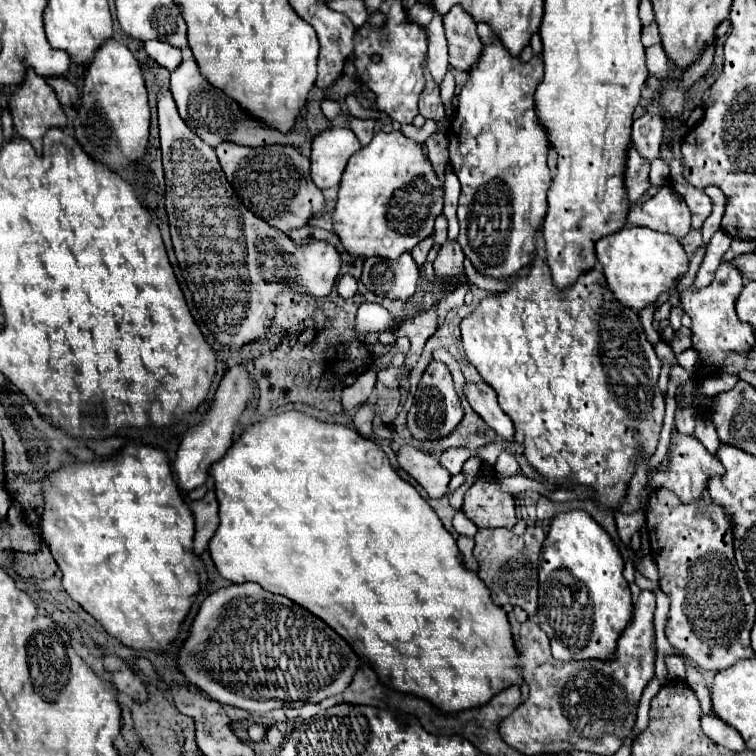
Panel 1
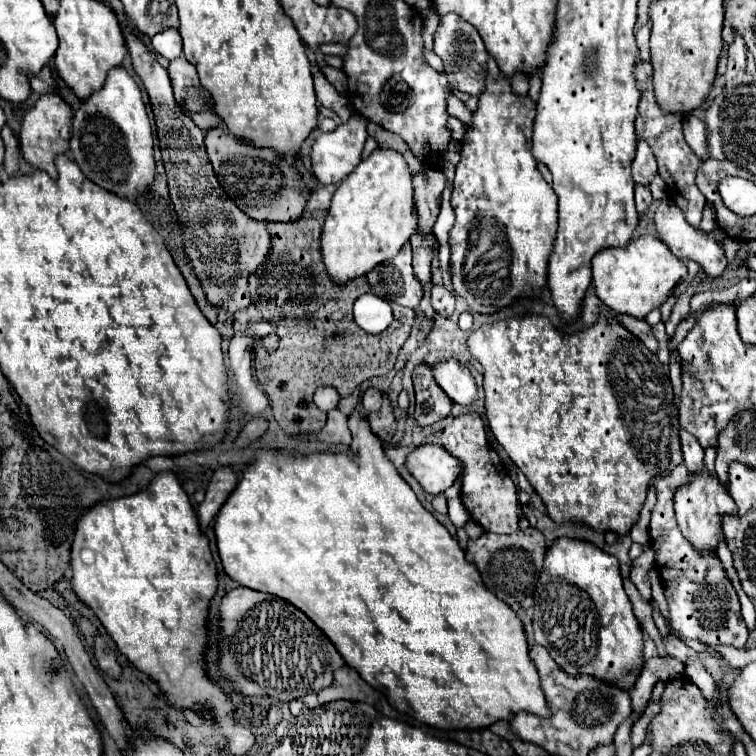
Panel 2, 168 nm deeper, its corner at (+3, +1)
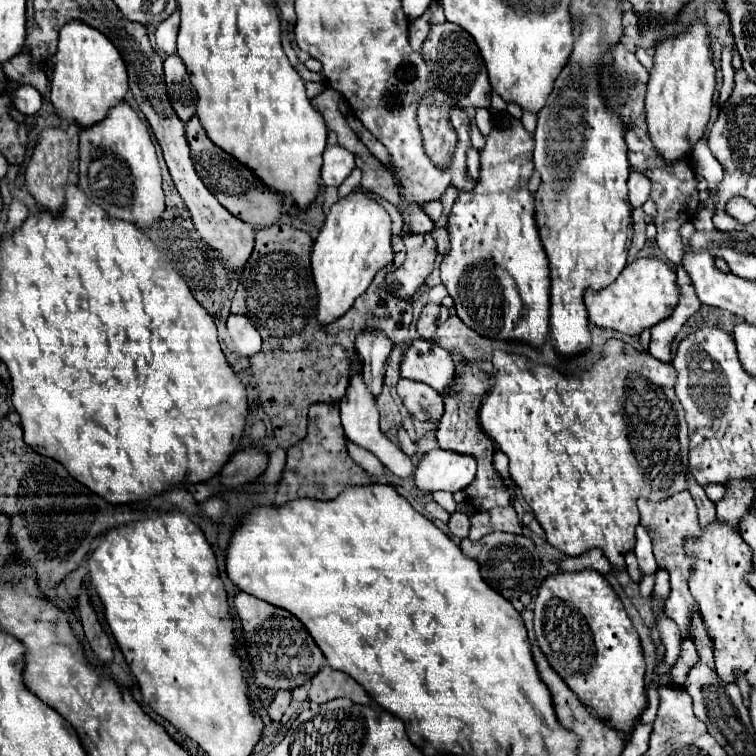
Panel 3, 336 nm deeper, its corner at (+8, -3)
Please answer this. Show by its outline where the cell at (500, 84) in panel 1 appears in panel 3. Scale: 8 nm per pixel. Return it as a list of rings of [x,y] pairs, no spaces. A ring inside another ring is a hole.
[[[508,112],[494,118],[494,126],[486,136],[486,146],[480,150],[480,176],[472,190],[460,190],[454,208],[448,216],[450,250],[444,254],[440,264],[440,278],[448,294],[454,298],[456,314],[464,324],[488,338],[502,340],[526,340],[534,346],[542,346],[548,336],[550,304],[548,304],[548,256],[542,248],[538,224],[536,224],[536,204],[528,190],[528,178],[534,170],[532,166],[534,138],[520,120],[512,118]]]

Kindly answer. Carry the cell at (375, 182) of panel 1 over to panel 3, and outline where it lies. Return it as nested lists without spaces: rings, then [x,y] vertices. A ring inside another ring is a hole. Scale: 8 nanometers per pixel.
[[[364,190],[350,192],[330,206],[326,222],[312,246],[312,274],[316,280],[316,288],[318,288],[318,320],[322,324],[340,318],[354,304],[354,300],[368,288],[374,276],[386,264],[392,262],[394,250],[392,250],[392,230],[390,228],[392,228],[392,220],[386,208],[378,200],[372,200]]]

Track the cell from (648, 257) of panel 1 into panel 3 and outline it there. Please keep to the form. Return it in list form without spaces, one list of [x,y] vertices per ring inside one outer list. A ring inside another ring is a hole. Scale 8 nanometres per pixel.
[[[636,258],[620,272],[620,276],[606,288],[594,292],[586,290],[584,302],[588,308],[590,322],[600,328],[612,328],[628,336],[638,336],[644,328],[672,316],[674,306],[678,304],[680,288],[676,282],[676,272],[662,262],[660,258]]]

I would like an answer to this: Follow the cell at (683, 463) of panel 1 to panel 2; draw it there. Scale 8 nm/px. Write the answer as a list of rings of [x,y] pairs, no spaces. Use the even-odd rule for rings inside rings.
[[[703,470],[697,476],[691,476],[691,482],[687,488],[679,488],[675,494],[675,514],[677,514],[677,524],[683,532],[683,536],[699,548],[699,552],[715,552],[719,542],[725,538],[721,532],[721,516],[737,512],[737,506],[733,504],[733,498],[729,496],[727,488],[713,476]]]

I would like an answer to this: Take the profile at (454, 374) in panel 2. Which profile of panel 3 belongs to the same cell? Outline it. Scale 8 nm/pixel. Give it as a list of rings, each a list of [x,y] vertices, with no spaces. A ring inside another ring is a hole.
[[[414,340],[402,358],[400,374],[408,380],[424,382],[438,392],[446,392],[456,380],[456,364],[448,350],[428,340]]]

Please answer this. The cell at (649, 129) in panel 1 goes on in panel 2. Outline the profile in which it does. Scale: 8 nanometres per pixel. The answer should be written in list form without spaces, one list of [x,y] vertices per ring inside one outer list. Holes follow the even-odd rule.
[[[645,140],[637,142],[637,156],[633,160],[633,180],[635,184],[649,186],[657,176],[657,162],[655,156]]]

